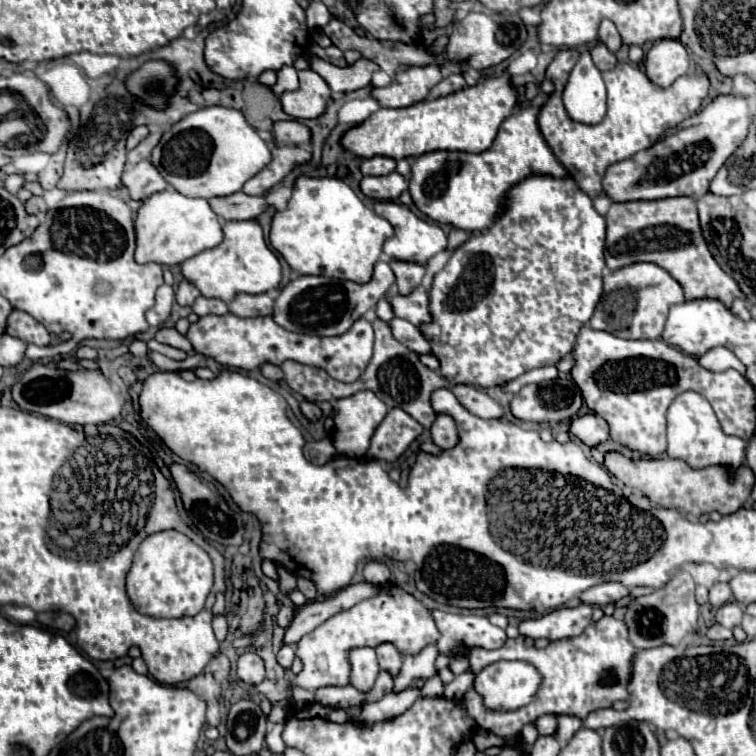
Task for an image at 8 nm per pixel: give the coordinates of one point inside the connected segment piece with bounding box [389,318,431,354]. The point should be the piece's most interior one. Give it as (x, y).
(404, 332)

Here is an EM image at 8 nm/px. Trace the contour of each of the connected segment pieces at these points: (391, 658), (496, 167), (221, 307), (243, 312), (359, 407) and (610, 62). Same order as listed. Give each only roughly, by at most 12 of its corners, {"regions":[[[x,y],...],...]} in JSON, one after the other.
{"regions":[[[379,646],[381,670],[397,678],[401,670],[401,656],[395,646]],[[535,106],[515,110],[481,154],[417,156],[415,206],[485,230],[529,176],[567,178]],[[199,296],[193,302],[197,316],[227,314],[227,304],[217,298]],[[241,294],[229,312],[241,318],[269,316],[273,298]],[[371,390],[333,404],[337,452],[363,458],[387,406]],[[601,42],[591,50],[599,70],[611,70],[617,56]]]}

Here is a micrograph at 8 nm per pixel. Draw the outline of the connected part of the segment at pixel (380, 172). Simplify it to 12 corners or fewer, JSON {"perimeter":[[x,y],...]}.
{"perimeter":[[387,156],[367,158],[363,176],[385,176],[395,172],[395,160]]}

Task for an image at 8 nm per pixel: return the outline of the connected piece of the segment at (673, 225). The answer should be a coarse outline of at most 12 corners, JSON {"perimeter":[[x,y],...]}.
{"perimeter":[[693,198],[611,204],[605,262],[665,268],[687,300],[753,304]]}

